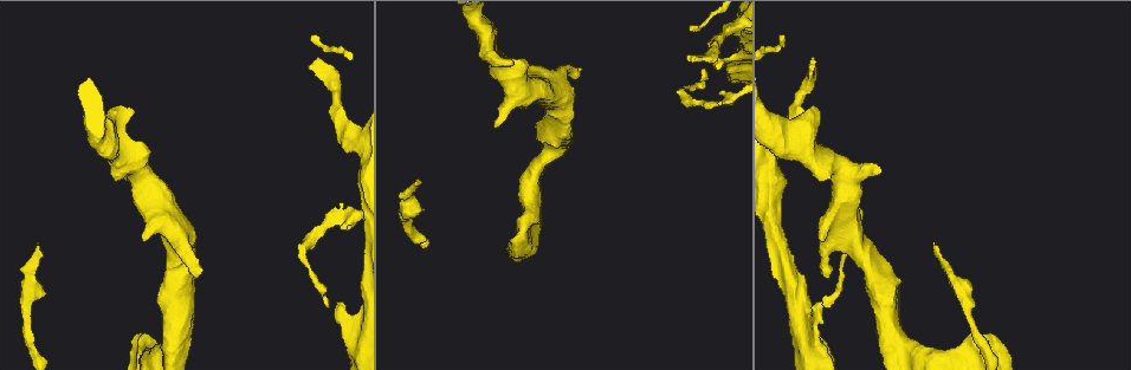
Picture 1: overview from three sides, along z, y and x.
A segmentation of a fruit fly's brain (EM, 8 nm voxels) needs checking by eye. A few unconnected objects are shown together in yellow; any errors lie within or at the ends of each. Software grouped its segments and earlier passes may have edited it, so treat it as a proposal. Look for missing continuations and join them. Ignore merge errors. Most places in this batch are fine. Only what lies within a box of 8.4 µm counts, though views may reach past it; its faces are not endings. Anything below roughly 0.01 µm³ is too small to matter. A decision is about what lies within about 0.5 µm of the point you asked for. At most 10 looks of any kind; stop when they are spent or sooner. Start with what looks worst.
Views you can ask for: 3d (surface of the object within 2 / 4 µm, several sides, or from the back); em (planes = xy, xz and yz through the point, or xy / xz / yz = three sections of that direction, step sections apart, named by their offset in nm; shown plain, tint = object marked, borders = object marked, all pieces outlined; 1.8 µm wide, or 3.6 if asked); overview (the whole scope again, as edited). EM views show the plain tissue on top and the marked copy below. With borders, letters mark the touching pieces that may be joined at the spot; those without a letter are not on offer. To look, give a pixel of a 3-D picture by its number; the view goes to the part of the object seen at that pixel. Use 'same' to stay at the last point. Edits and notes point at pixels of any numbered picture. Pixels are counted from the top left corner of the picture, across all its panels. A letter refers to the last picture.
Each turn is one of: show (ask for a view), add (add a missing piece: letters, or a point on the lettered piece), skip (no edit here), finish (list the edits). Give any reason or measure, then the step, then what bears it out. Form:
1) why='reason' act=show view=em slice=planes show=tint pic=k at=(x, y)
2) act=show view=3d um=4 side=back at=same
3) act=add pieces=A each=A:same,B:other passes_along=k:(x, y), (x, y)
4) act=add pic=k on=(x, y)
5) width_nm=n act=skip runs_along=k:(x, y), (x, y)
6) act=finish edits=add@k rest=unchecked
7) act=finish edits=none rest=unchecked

why='branch stops here' act=show view=em slice=planes show=borders pic=1 at=(934, 241)

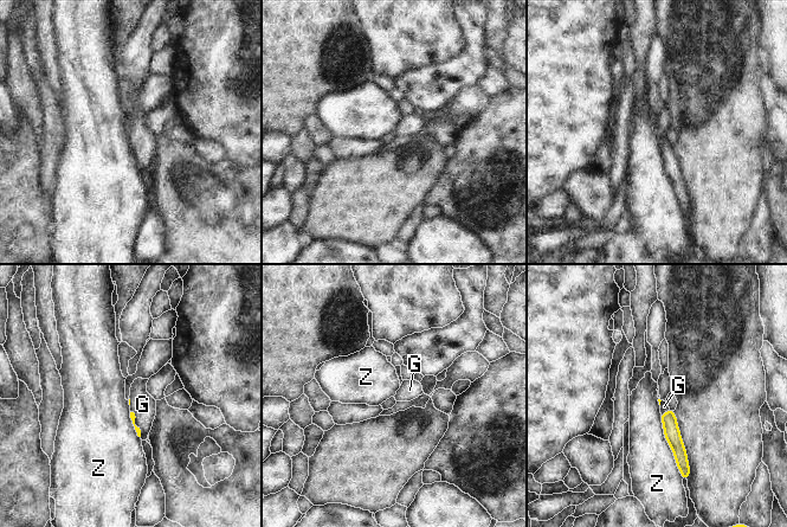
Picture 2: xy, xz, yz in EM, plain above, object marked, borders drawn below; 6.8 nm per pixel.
act=add pieces=G each=G:same,Z:other passes_along=2:(133, 417), (134, 423), (142, 404) found='the cell continues'

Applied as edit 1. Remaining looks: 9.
why='see it whole again' act=show view=overview

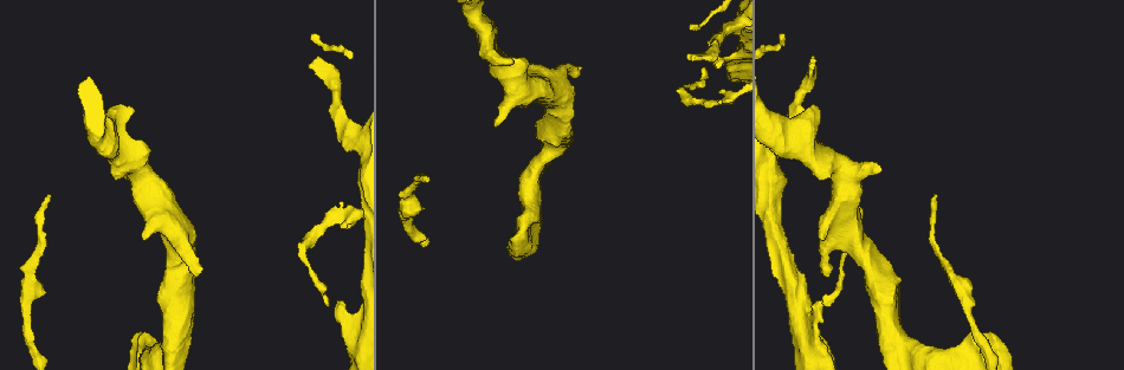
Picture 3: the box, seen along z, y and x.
why='free end' act=show view=3d um=2 pic=3 at=(310, 64)

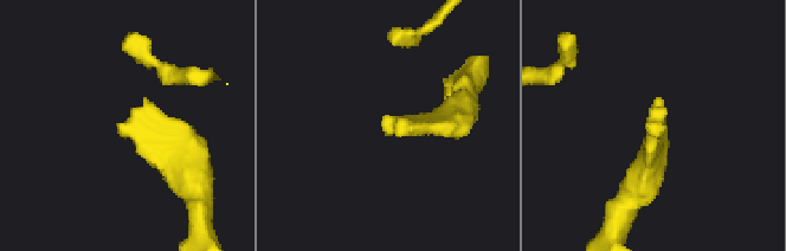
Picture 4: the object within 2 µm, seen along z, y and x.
why='shape alone is not enough' act=show view=em slice=xz step=4 show=tint pic=4 at=(126, 122)

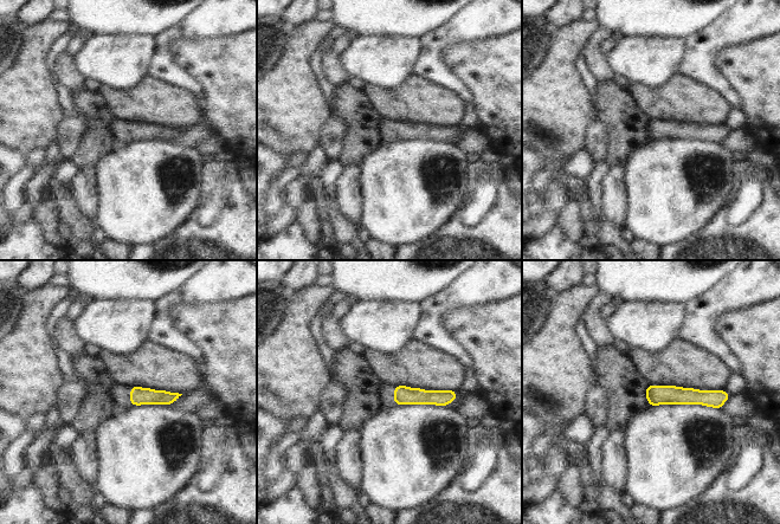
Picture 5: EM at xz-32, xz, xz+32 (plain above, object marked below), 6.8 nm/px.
act=show view=em slice=planes show=borders at=same

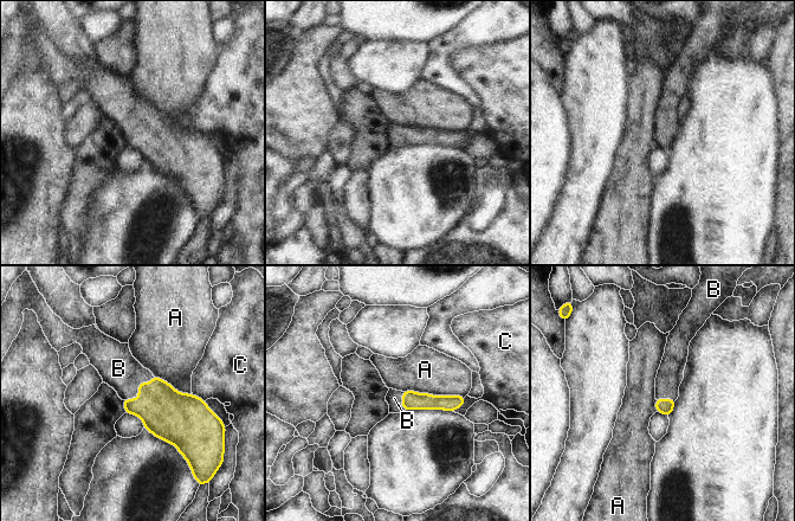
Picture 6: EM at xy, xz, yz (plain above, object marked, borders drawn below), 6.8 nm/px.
width_nm=110 act=add pieces=B each=A:other,B:same,C:other passes_along=6:(167, 413), (139, 390), (118, 368) found='it goes on there'

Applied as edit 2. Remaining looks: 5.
act=show view=overview

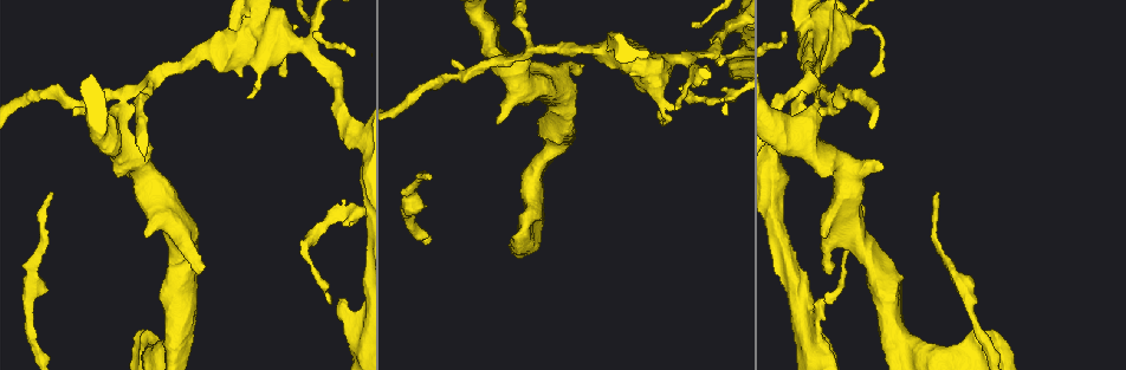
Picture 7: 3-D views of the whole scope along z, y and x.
why='thick end' act=show view=3d um=2 pic=7 at=(520, 231)

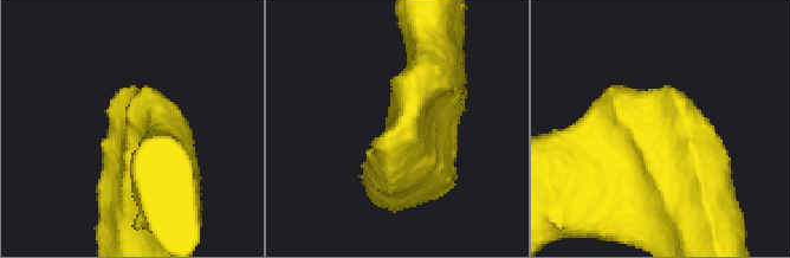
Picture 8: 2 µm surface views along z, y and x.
why='now the EM' act=show view=em um=3.6 slice=yz step=16 show=tint pic=8 at=(666, 86)

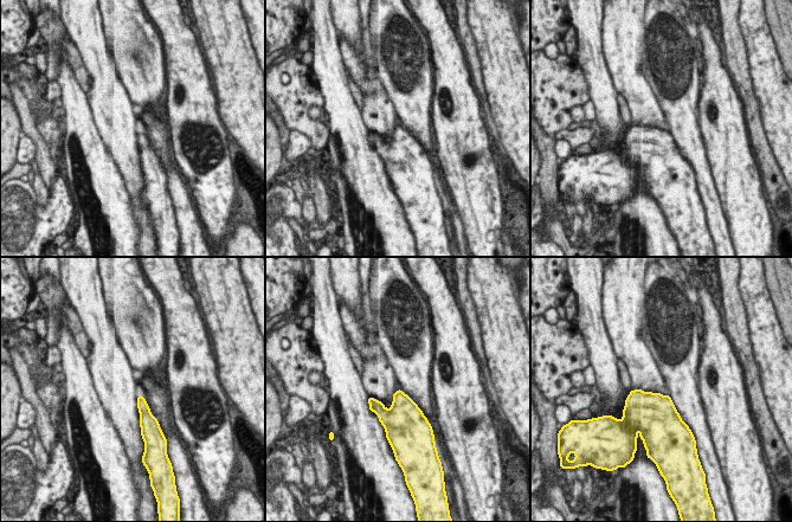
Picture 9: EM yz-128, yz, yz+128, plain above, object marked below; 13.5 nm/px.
why='cut it another way' act=show view=em um=3.6 slice=planes show=borders at=same

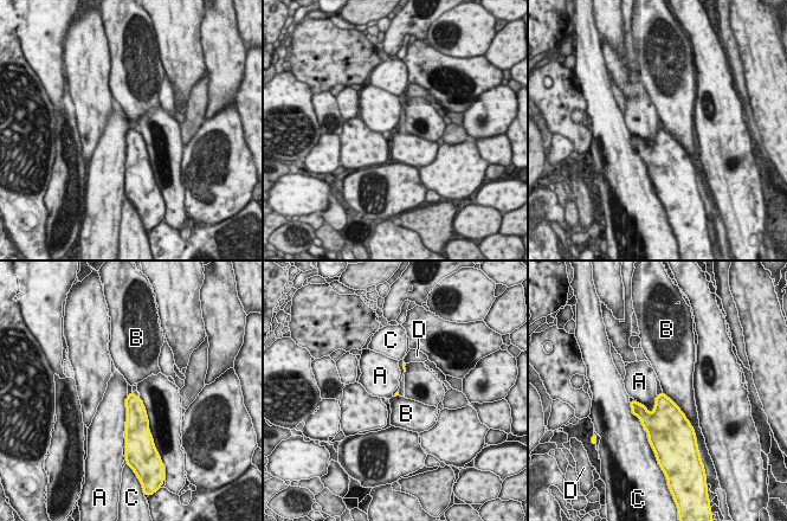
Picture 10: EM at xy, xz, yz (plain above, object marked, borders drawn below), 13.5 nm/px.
act=skip each=A:other,B:other,C:other,D:other border=10:(658, 396), (651, 411), (637, 403) found='no lettered piece goes on from it'

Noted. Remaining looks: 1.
why='free end' act=show view=em slice=planes show=borders pic=7 at=(882, 169)

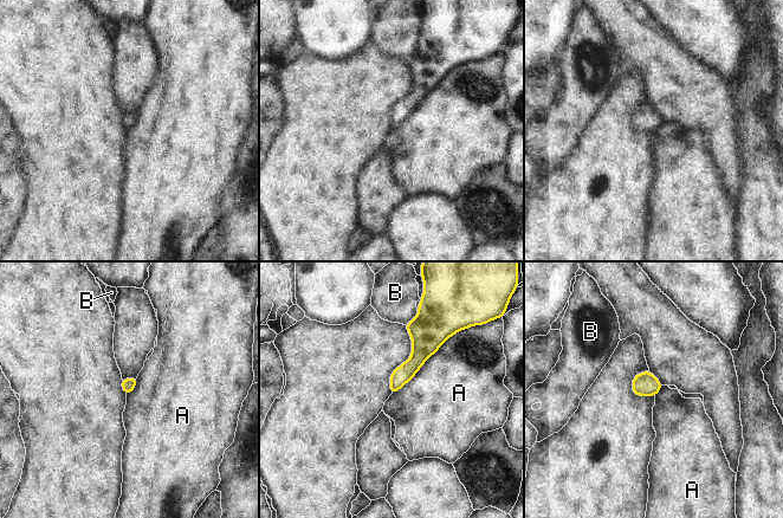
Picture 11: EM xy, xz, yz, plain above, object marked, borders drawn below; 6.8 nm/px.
longest_contact=A:550nm act=skip each=A:other,B:other found='none of them fits'

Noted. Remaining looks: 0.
act=finish edits=add@2,add@6 rest=unchecked

